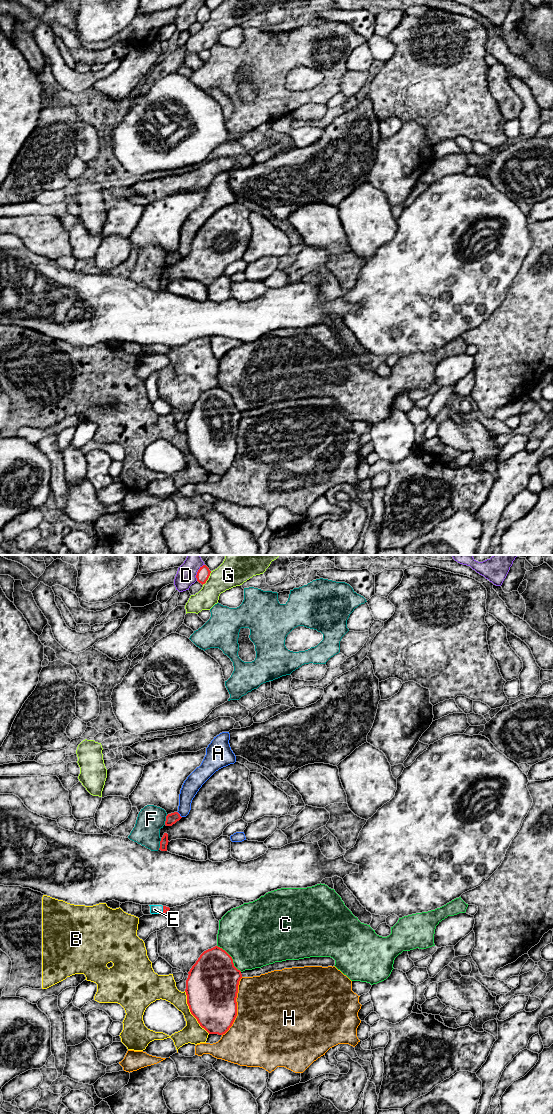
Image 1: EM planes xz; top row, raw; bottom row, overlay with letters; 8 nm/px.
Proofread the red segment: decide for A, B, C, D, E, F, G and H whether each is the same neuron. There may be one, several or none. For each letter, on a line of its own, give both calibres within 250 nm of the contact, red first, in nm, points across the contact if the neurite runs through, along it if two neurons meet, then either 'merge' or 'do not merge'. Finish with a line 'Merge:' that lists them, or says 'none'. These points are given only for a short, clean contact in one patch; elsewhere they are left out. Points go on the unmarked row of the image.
A: 90/140 nm | do not merge
B: 420/170 nm | do not merge
C: 400/480 nm | do not merge
D: 100/160 nm | do not merge
E: 50/80 nm | across xz (165, 349), (163, 349), (154, 349) | merge
F: 70/220 nm | do not merge
G: 100/220 nm | do not merge
H: 420/500 nm | do not merge
Merge: E

